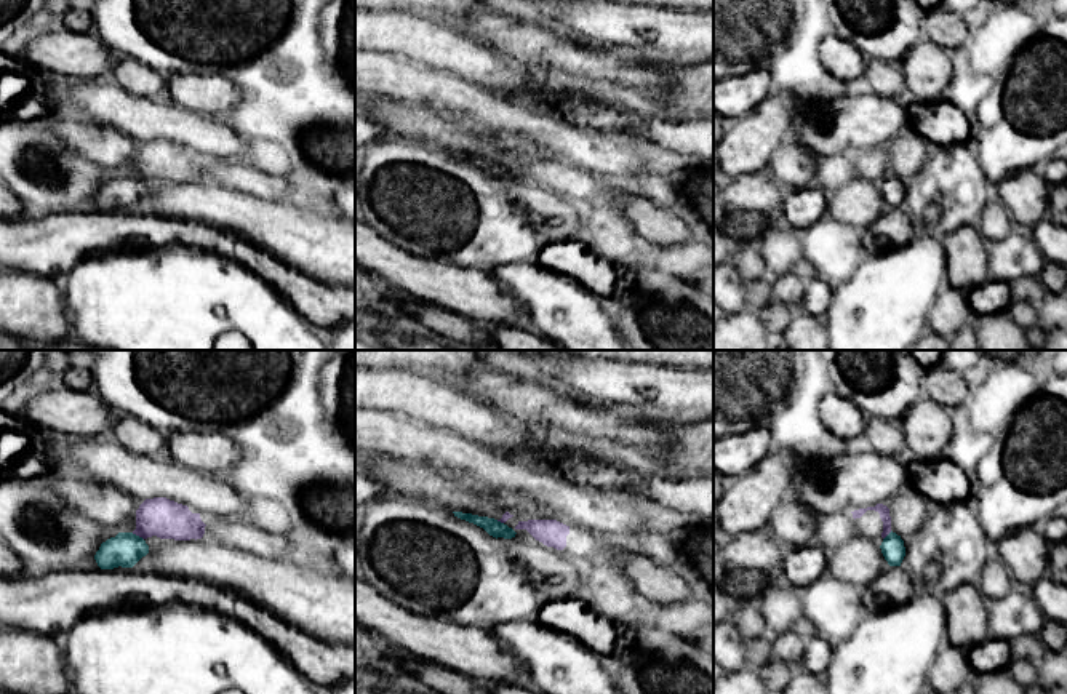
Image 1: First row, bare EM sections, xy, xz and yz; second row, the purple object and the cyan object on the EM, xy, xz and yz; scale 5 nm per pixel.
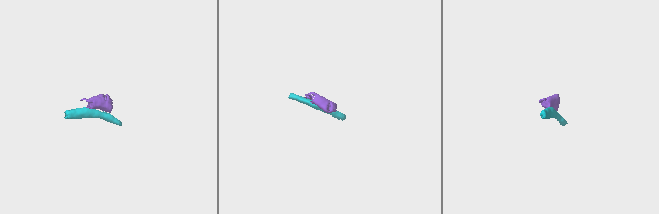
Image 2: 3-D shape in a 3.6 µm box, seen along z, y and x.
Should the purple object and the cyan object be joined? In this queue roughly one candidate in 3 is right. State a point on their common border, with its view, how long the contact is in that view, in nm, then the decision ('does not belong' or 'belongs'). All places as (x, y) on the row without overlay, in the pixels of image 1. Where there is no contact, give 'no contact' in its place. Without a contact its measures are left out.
xy (138, 176) | 70 nm | does not belong

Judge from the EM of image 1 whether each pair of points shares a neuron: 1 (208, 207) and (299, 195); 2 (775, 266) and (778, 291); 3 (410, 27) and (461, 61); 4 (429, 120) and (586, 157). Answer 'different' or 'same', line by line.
1: different
2: different
3: same
4: different

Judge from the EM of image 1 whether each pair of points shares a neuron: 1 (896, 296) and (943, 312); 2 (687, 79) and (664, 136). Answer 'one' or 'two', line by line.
1: two
2: two

